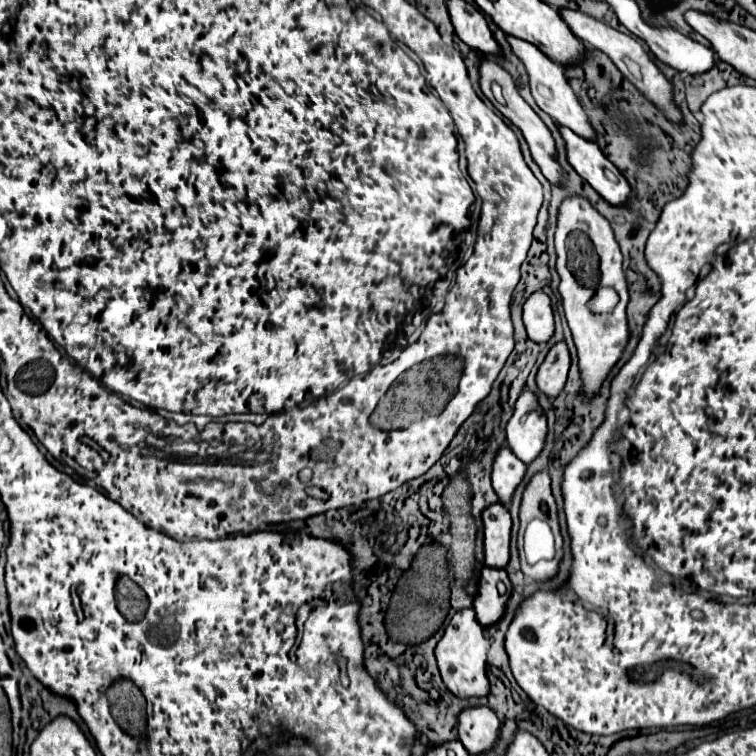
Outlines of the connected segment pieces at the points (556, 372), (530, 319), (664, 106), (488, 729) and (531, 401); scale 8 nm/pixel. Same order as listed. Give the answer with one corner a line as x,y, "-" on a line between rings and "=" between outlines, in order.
560,341
548,351
544,363
538,369
538,375
536,375
538,389
546,393
550,399
558,397
558,393
566,383
568,369
570,369
570,351
566,341
=
544,291
532,293
524,303
524,325
528,337
536,343
546,343
554,333
554,315
550,297
=
558,9
560,17
564,19
564,23
570,27
570,31
580,37
580,41
584,41
586,45
598,49
598,51
604,51
612,61
614,65
622,71
622,75
632,81
632,85
636,85
640,89
640,93
644,93
652,103
656,103
666,115
668,119
672,119
674,123
678,123
682,117
680,117
680,111
678,107
674,105
674,99
672,99
672,85
670,81
660,73
660,69
654,65
654,61
648,57
648,53
644,51
642,43
630,35
624,35
616,29
612,29
610,25
606,25
604,21
598,21
582,11
572,11
572,9
=
486,705
466,707
458,717
458,739
468,749
468,753
478,755
490,749
498,737
500,721
496,713
=
524,387
514,405
514,415
506,425
508,445
520,461
530,463
542,451
546,431
546,417
538,405
536,393

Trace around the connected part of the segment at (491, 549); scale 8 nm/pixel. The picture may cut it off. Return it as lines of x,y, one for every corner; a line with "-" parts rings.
494,503
482,511
484,525
484,563
488,567
506,567
510,545
510,513
502,503

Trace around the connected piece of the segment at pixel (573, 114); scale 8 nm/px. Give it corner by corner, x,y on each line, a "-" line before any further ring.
506,35
506,39
508,39
508,43
510,43
514,55
516,55
516,57
522,61
522,65
526,67
526,73
528,73
528,79
530,79
532,97
536,99
538,107
540,107
544,113
548,113
556,123
560,123
560,125
572,129
572,131
578,133
580,137
584,137
584,139
594,139
596,133
594,133
592,125
588,123
588,117
586,117
586,113
584,113
580,101
576,99
572,87
570,87
568,81
564,79
564,69
562,69
558,63
554,63
552,59
548,59
548,55
544,55
536,45
532,45
532,43
528,43
528,41
522,41
522,39
518,39
518,37
512,37
512,35

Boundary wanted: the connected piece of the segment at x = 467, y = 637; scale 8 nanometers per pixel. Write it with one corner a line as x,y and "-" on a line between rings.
460,609
450,619
442,639
436,645
436,661
440,675
448,689
458,697
482,697
488,695
488,677
486,677
486,657
488,647
484,639
484,627
478,623
472,609

